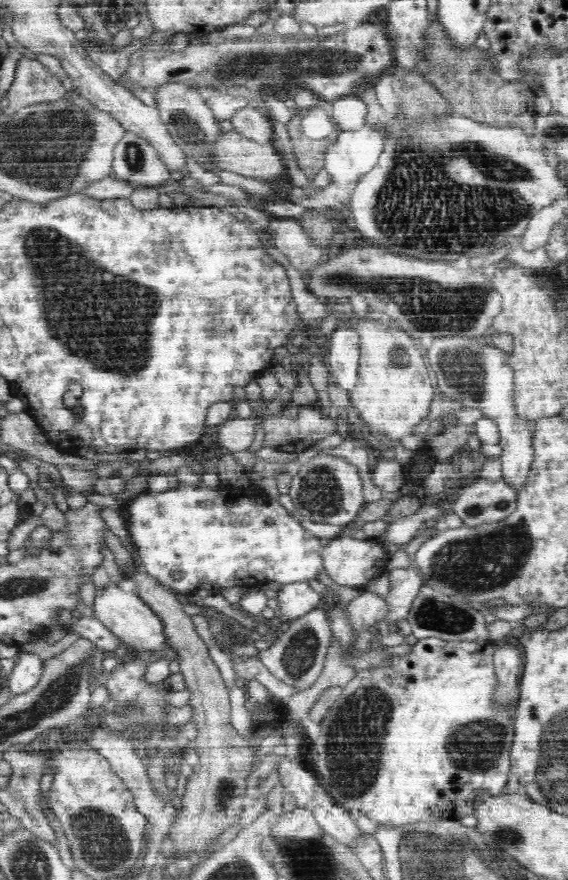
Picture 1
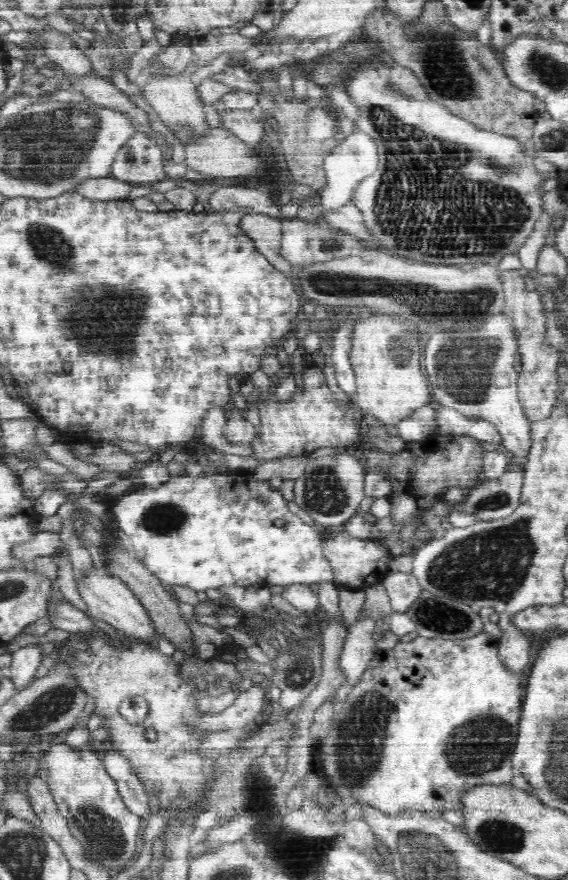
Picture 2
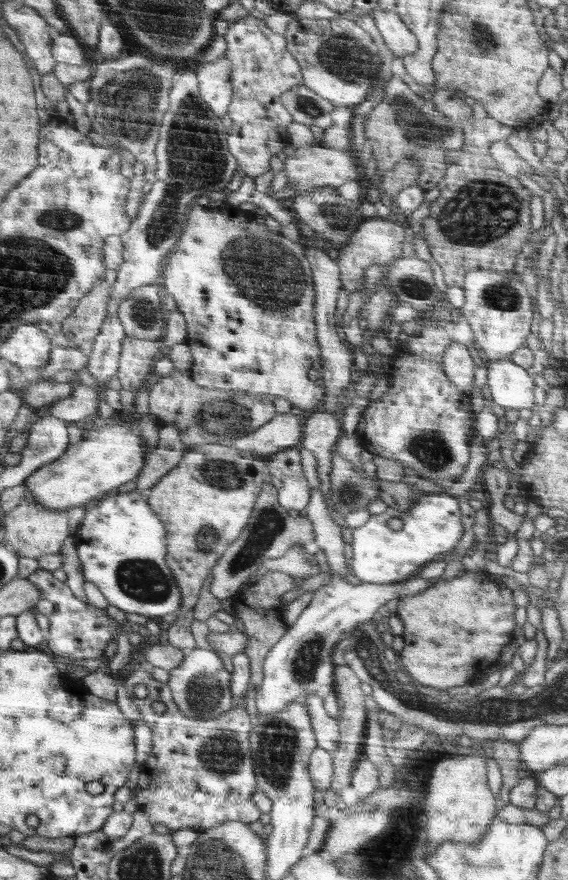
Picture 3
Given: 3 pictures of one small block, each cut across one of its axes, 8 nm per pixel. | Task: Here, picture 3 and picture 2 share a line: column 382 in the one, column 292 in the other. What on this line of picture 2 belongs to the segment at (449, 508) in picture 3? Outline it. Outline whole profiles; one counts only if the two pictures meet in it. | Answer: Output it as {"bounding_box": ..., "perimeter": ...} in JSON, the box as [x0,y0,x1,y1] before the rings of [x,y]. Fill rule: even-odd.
{"bounding_box":[110,472,334,592],"perimeter":[[[215,472],[208,477],[194,478],[194,476],[178,476],[162,484],[160,488],[140,488],[130,491],[128,494],[121,496],[114,504],[110,516],[115,523],[115,529],[119,531],[120,537],[125,545],[130,549],[133,558],[138,559],[154,576],[167,584],[180,584],[180,586],[190,586],[195,591],[204,592],[210,588],[220,588],[220,586],[259,586],[268,587],[270,585],[283,586],[296,584],[300,582],[303,585],[310,585],[310,582],[333,582],[334,573],[332,565],[323,553],[323,541],[320,538],[318,529],[305,523],[300,517],[290,511],[287,501],[279,490],[273,490],[268,481],[261,482],[254,479],[251,475],[230,474],[228,476],[220,475]],[[276,520],[286,520],[285,527],[276,526]]]}

